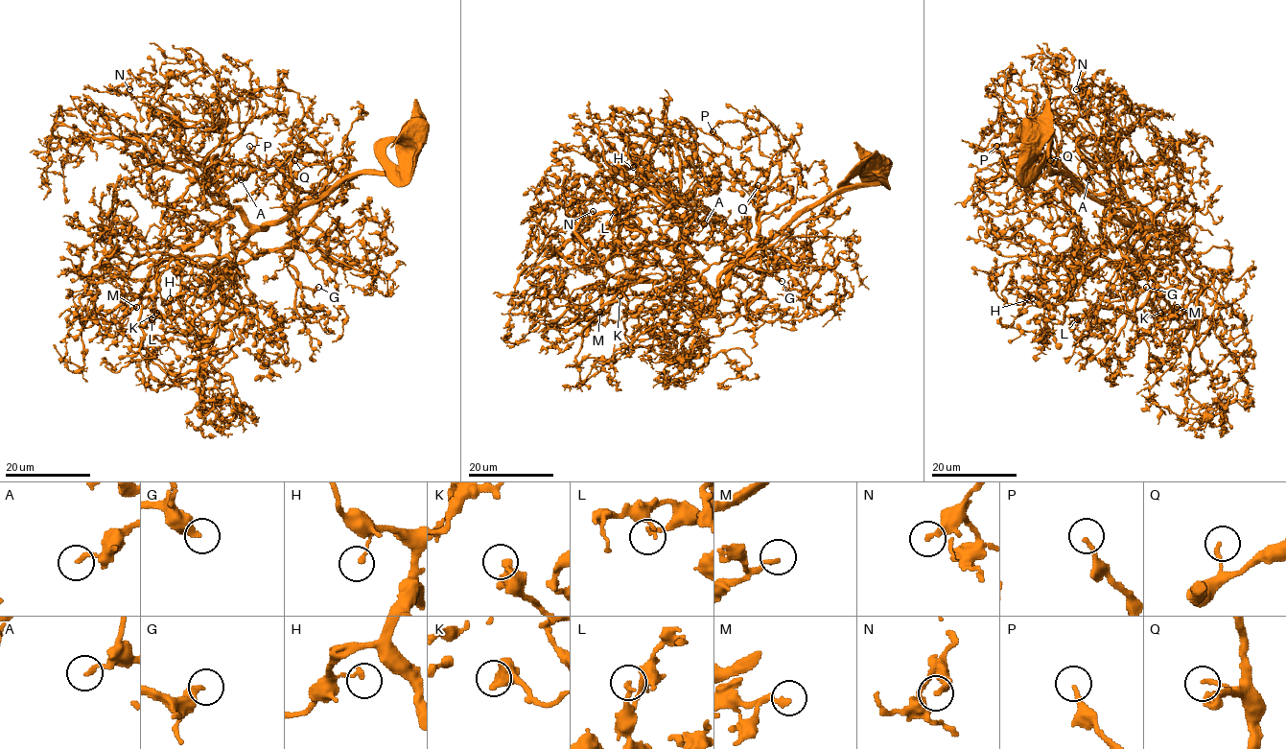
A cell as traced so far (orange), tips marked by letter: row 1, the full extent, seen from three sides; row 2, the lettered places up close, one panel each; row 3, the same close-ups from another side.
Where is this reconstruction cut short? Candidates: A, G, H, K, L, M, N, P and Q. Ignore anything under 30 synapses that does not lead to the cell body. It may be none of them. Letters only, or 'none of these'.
G

